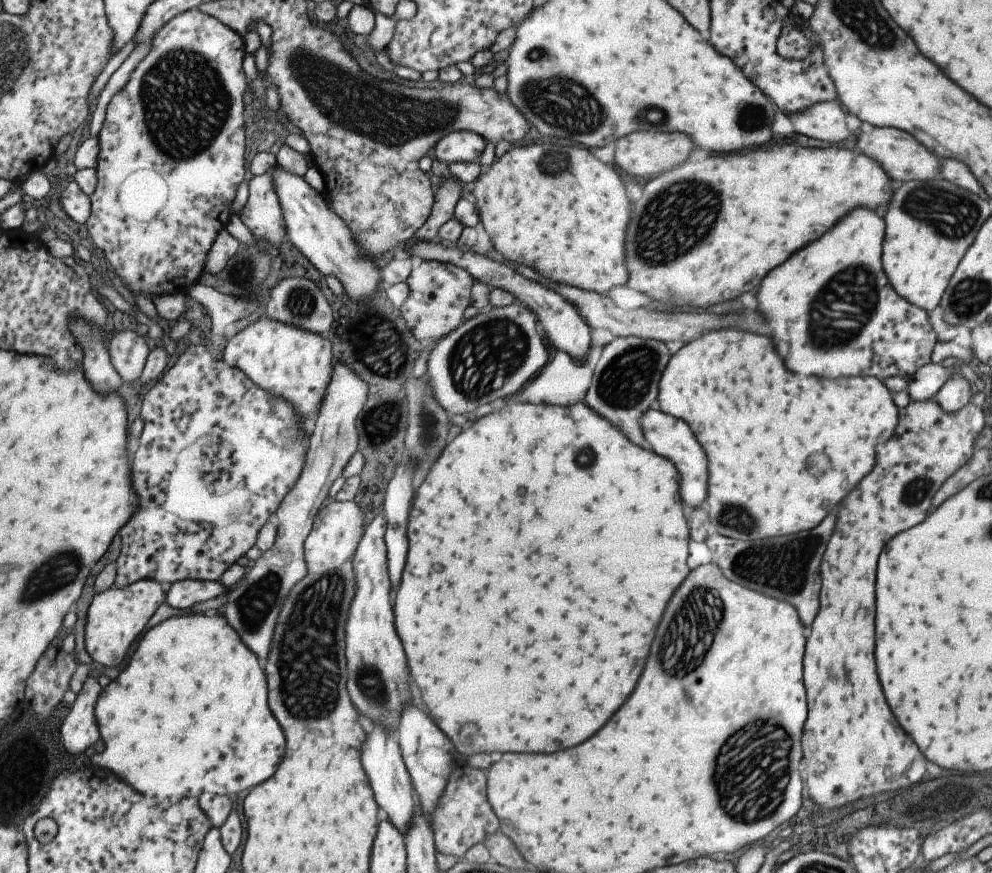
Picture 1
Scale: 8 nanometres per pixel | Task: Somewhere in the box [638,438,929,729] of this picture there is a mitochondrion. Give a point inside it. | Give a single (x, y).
(704, 609)

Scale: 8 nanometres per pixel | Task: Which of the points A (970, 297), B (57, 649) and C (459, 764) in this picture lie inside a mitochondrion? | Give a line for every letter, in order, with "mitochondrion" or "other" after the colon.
A: mitochondrion
B: other
C: other

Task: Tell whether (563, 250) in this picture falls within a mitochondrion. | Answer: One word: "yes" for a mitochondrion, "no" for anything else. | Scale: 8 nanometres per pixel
no

